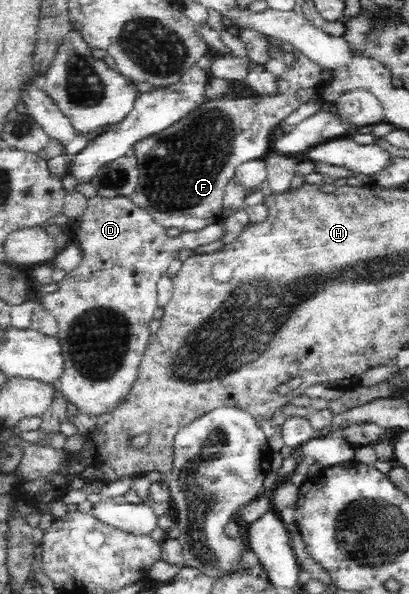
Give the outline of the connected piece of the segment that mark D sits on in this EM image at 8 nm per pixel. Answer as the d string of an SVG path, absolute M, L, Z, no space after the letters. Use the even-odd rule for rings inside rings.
M95 195L88 198L85 212L74 222L71 232L73 242L79 245L83 258L75 270L65 274L55 292L41 295L40 303L58 321L58 333L62 354L62 373L58 388L68 401L77 405L79 412L91 417L112 409L125 394L129 394L142 352L147 348L150 321L158 308L159 278L167 272L177 255L206 244L219 241L227 234L225 219L198 231L182 232L177 238L170 237L166 228L145 208L139 208L129 196L105 198Z

